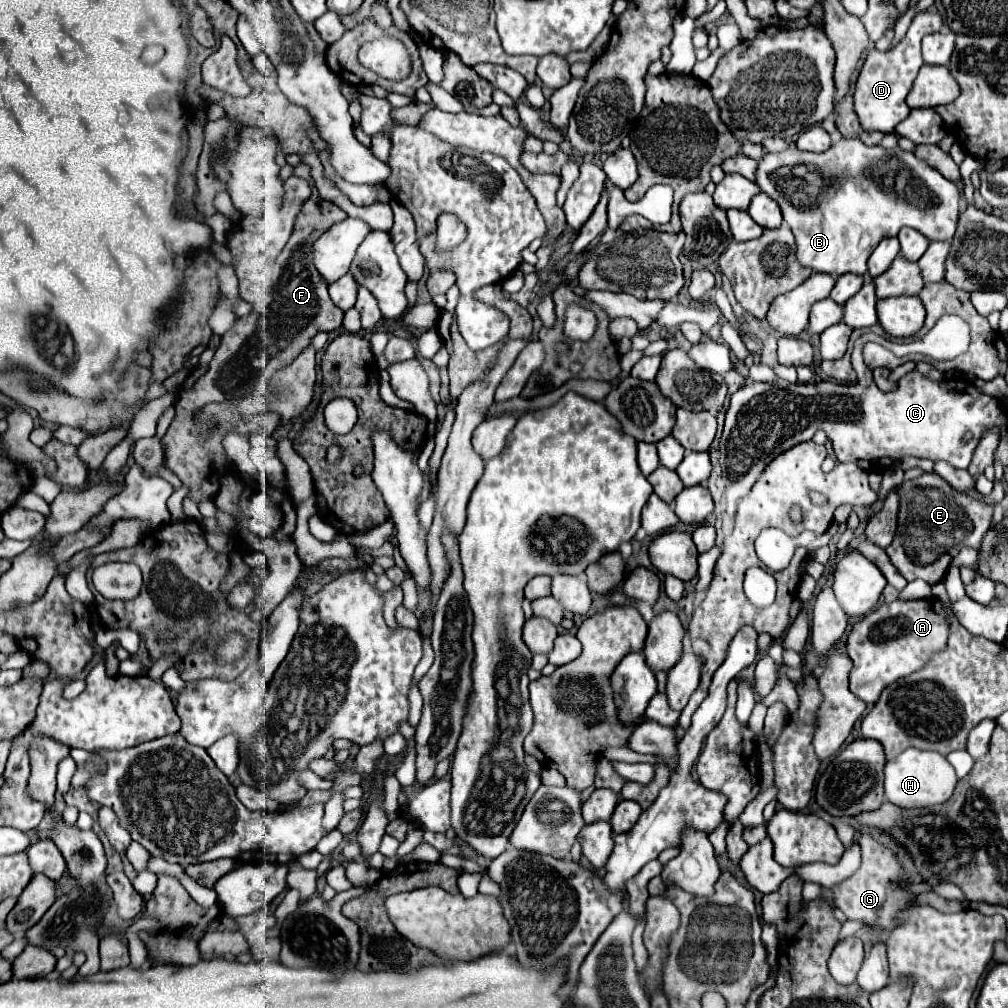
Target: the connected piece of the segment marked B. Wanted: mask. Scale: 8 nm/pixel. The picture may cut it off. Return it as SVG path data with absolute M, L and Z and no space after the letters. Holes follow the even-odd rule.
M840 139L824 153L804 153L794 143L786 151L766 153L756 171L758 187L772 197L796 237L796 259L804 267L820 273L866 275L866 261L884 237L896 237L900 227L918 229L930 241L952 241L960 217L958 187L932 169L914 153L898 147L868 147L860 139ZM780 167L812 167L824 179L824 191L812 207L796 207L780 187L776 187L776 171ZM868 171L886 171L884 179L876 179Z

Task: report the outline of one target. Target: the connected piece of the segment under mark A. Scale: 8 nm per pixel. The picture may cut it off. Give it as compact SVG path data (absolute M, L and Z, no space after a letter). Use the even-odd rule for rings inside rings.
M936 597L916 601L894 601L890 605L876 607L852 625L852 631L846 639L846 653L854 663L850 671L850 691L856 697L860 697L866 705L874 705L882 689L886 689L896 679L920 669L928 661L928 655L932 655L932 651L940 651L946 647L948 627L948 613L942 601ZM882 623L892 623L898 631L892 629L890 633L884 631L878 637L874 637L874 629Z

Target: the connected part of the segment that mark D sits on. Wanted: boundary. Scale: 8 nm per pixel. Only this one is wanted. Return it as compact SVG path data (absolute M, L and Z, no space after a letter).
M928 11L918 13L912 19L906 37L892 51L872 49L868 53L862 73L856 81L856 93L854 93L854 109L864 129L892 133L894 127L908 117L910 107L906 105L906 95L918 75L918 69L924 65L920 53L920 41L924 35L940 31L940 27L942 27L942 17L938 13L928 13Z

